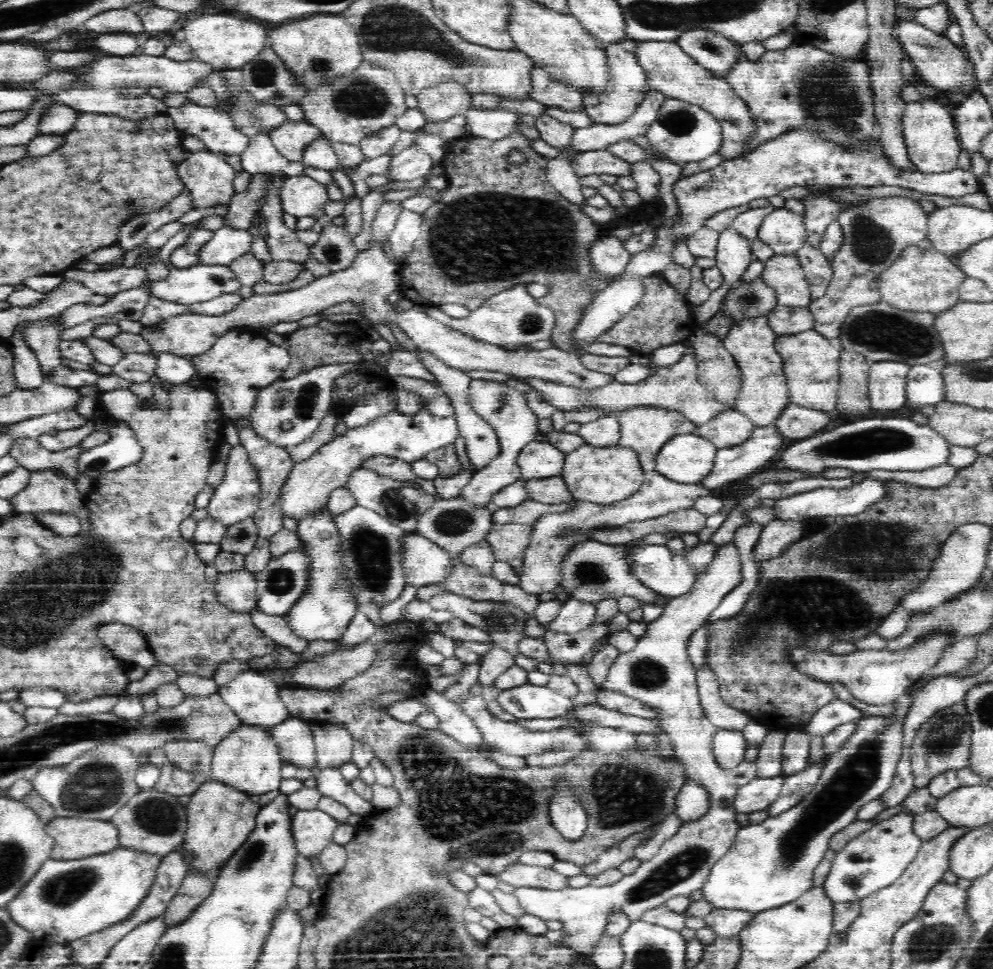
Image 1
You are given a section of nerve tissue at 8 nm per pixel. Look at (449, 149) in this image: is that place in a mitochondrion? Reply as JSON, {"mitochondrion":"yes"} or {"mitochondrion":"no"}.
{"mitochondrion":"no"}

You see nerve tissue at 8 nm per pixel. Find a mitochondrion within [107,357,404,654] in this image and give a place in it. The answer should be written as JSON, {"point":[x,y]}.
{"point":[372,550]}

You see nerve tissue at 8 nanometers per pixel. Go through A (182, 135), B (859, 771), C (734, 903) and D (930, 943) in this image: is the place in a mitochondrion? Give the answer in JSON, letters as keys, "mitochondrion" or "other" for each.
{"A":"other","B":"mitochondrion","C":"other","D":"mitochondrion"}

